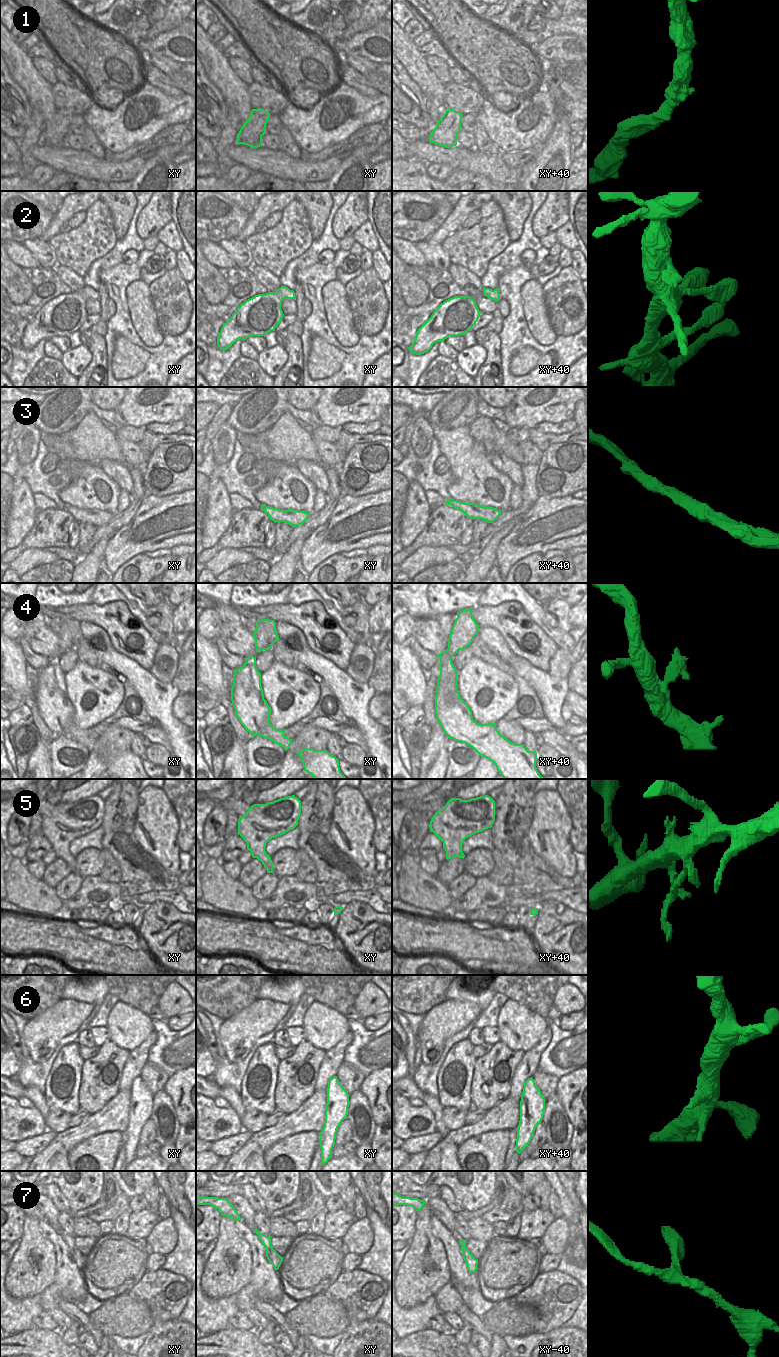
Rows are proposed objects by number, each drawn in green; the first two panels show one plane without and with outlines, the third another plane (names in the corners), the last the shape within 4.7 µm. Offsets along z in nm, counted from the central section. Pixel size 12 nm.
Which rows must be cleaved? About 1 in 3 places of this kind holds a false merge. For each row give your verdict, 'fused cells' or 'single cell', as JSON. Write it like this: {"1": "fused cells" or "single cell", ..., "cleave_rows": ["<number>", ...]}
{"1": "single cell", "2": "single cell", "3": "single cell", "4": "single cell", "5": "fused cells", "6": "single cell", "7": "single cell", "cleave_rows": ["5"]}

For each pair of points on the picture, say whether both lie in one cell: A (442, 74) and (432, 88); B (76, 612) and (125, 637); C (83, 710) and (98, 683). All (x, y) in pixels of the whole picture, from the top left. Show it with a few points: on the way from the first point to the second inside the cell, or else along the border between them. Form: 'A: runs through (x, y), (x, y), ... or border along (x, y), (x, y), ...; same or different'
A: border along (425, 59), (428, 68), (445, 84); different
B: runs through (88, 612), (104, 616), (113, 625); same
C: runs through (92, 709), (98, 703), (98, 692); same

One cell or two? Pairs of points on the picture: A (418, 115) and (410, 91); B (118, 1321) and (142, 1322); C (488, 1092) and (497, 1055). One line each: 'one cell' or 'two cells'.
A: one cell
B: one cell
C: one cell

